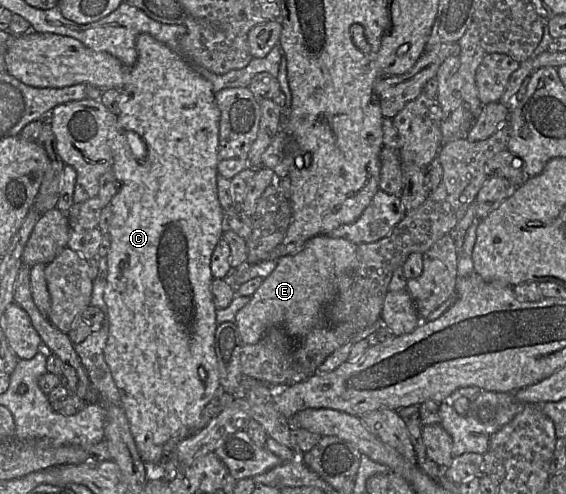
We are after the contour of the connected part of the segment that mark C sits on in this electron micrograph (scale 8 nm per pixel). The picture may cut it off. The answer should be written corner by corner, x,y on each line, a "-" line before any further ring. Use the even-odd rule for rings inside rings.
141,33
136,38
136,49
138,52
138,59
135,65
133,65
129,71
128,71
128,83
124,85
124,87
120,90
120,107
119,107
119,114
117,115
117,125
114,129
114,131
111,132
109,135
109,144
112,151
112,157
113,157
113,165
112,169
114,170
115,176
117,178
117,181
119,183
119,189
117,193
114,195
114,197
111,200
111,207
112,207
112,220
110,225
110,235
111,235
111,247
109,250
109,253
107,255
108,260
108,277
107,277
107,286
105,288
104,292
104,300
106,302
107,308
108,308
108,315
109,315
109,333
108,333
108,339
106,342
106,346
104,349
104,358
107,363
107,365
110,368
113,380
118,388
121,402
122,402
122,408
124,409
124,412
126,414
126,417
129,421
130,430
134,437
136,446
138,448
139,454
142,458
142,460
146,464
158,464
162,457
163,457
163,447
164,444
174,435
178,435
178,432
182,429
193,429
194,425
197,424
197,421
199,420
201,416
201,412
203,408
210,402
210,400
214,397
214,395
219,391
220,389
220,381
219,381
219,370
218,370
218,362
215,352
215,332
217,329
217,320
216,320
216,307
213,303
213,295
211,291
211,285
212,281
214,279
214,276
212,274
211,270
211,258
213,255
213,252
219,242
219,240
223,237
223,233
230,229
227,227
227,223
225,221
225,212
219,202
218,198
218,186
217,186
217,177
218,177
218,144
219,144
219,129
220,129
220,119
221,119
221,112
217,105
216,98
215,98
215,92
213,91
213,85
212,83
198,74
196,71
194,71
190,64
179,54
172,51
167,45
164,43
156,40
154,37
152,37
148,33
-
128,131
134,131
139,136
141,136
146,144
148,153
144,159
136,158
132,152
132,149
130,147
130,144
127,139
127,132

